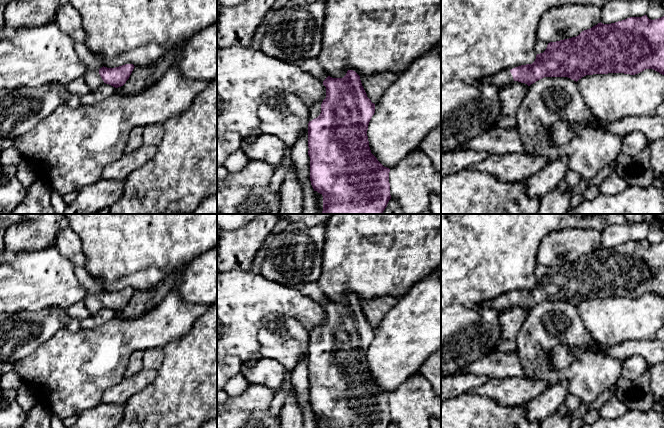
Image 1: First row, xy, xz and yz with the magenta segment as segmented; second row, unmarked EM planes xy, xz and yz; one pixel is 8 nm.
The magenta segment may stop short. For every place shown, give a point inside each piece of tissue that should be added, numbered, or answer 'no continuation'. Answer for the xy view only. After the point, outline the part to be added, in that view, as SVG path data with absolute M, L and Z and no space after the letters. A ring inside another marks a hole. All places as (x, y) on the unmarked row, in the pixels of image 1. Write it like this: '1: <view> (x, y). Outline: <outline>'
1: xy (93, 303). Outline: M92 294L90 296L87 296L84 301L87 309L91 314L96 314L102 308L104 308L104 305L99 298L99 294Z

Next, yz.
1: yz (501, 304). Outline: M505 294L495 299L485 301L481 304L482 307L495 309L500 314L507 311L513 305L513 300L509 294Z

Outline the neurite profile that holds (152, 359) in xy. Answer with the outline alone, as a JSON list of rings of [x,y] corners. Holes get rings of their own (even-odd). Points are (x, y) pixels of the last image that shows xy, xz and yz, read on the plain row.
[[[154,347],[144,351],[143,367],[148,370],[159,370],[164,359],[163,348]]]

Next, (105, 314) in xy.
[[[102,308],[96,314],[91,314],[89,317],[80,321],[80,329],[92,330],[98,328],[102,324],[106,323],[110,319],[114,318],[116,312],[109,308]]]

